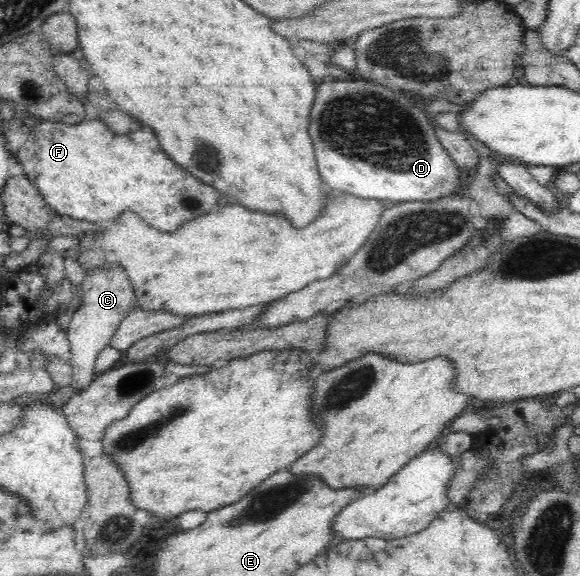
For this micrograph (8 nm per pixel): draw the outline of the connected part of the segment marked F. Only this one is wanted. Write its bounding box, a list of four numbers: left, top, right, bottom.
[17,119,220,234]

